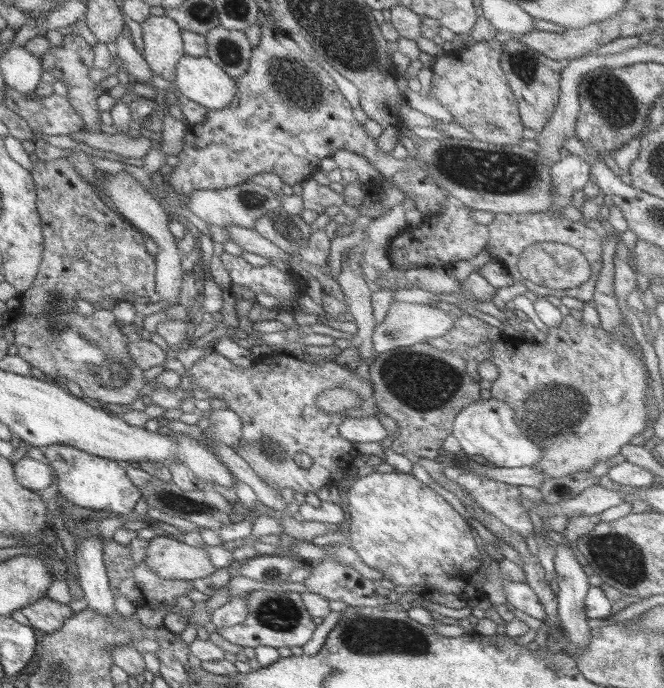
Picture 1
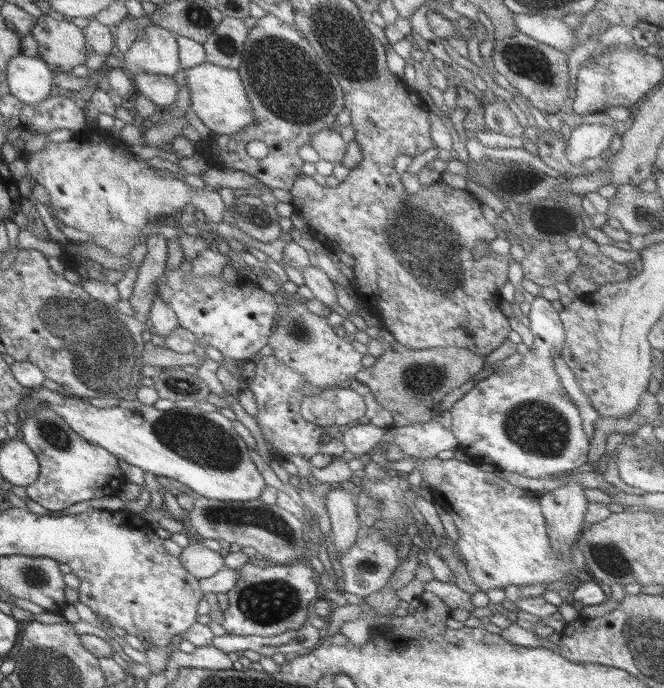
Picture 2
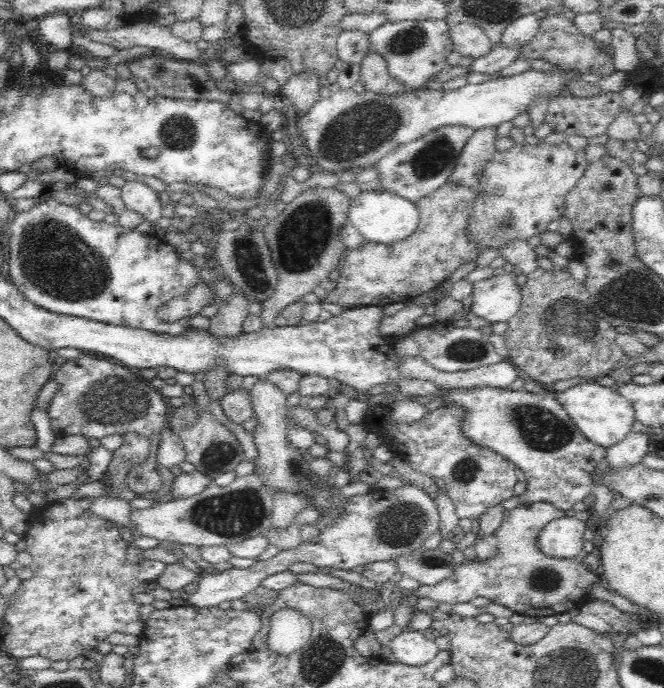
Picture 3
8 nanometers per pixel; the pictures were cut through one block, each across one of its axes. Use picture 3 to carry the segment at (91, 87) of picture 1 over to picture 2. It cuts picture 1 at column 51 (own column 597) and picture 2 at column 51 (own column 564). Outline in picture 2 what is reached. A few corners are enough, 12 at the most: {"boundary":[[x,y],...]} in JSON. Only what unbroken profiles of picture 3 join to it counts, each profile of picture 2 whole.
{"boundary":[[44,14],[31,34],[54,74],[72,72],[88,54],[81,26]]}

